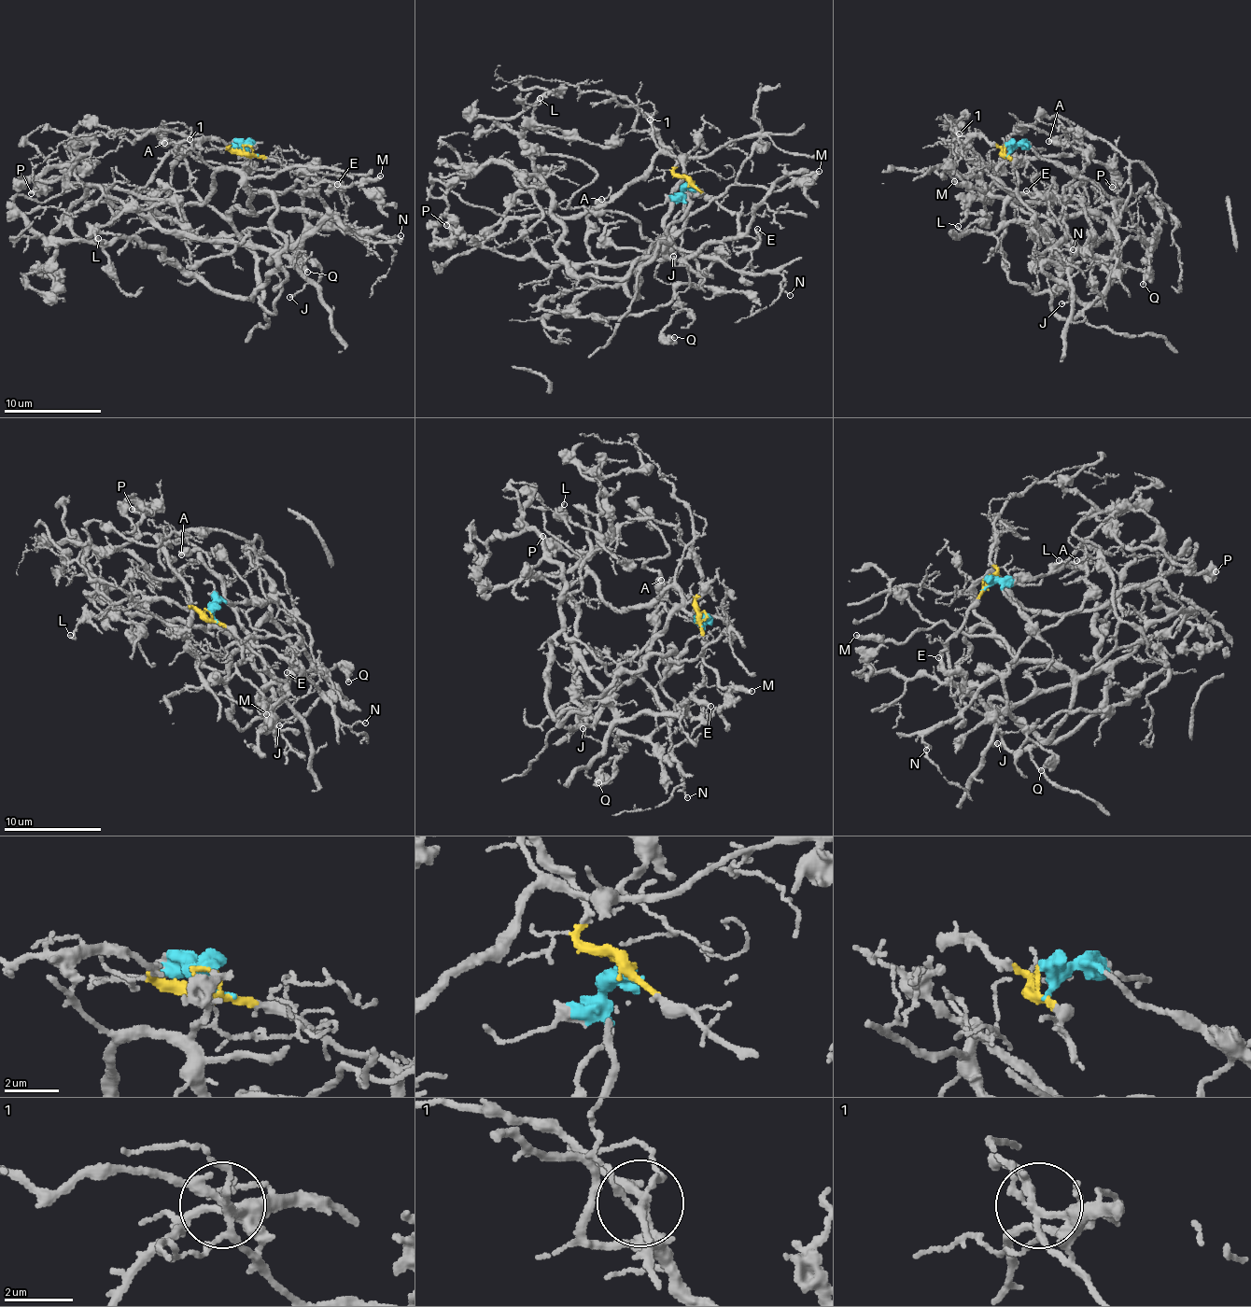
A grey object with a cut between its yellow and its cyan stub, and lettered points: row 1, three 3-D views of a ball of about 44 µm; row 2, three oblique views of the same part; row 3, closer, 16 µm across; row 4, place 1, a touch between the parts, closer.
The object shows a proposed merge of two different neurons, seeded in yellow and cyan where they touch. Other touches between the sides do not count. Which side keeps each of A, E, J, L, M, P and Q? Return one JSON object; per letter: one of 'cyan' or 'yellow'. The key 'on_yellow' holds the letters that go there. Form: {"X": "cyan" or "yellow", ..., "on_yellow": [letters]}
{"A": "cyan", "E": "cyan", "J": "yellow", "L": "yellow", "M": "cyan", "P": "yellow", "Q": "cyan", "on_yellow": ["J", "L", "P"]}

